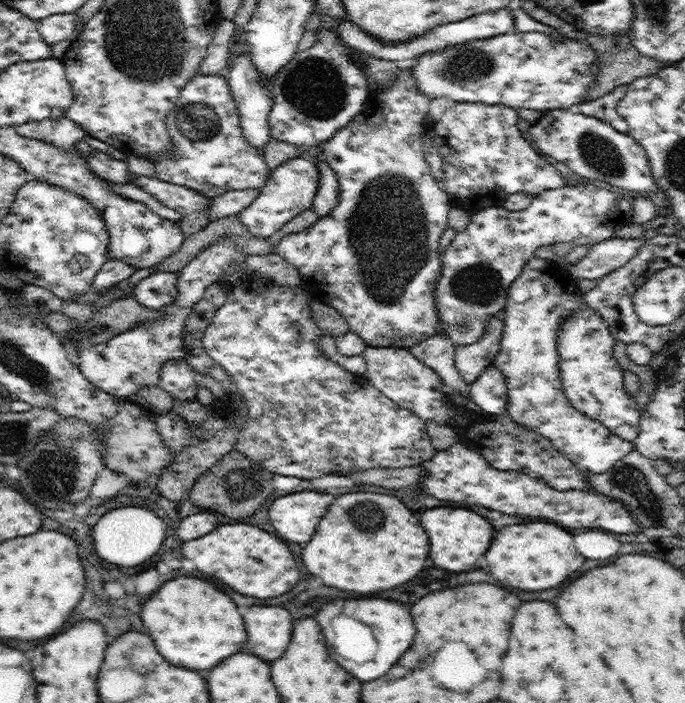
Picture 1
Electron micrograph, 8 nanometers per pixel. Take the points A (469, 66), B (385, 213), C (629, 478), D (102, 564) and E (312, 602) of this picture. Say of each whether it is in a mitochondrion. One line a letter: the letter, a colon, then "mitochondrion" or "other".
A: mitochondrion
B: mitochondrion
C: mitochondrion
D: other
E: other

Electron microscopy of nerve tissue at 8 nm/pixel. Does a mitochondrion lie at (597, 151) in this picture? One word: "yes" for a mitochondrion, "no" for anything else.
yes

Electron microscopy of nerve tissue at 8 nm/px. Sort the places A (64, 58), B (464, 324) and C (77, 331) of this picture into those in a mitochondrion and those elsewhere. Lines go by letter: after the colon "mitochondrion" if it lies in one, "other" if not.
A: other
B: mitochondrion
C: mitochondrion

